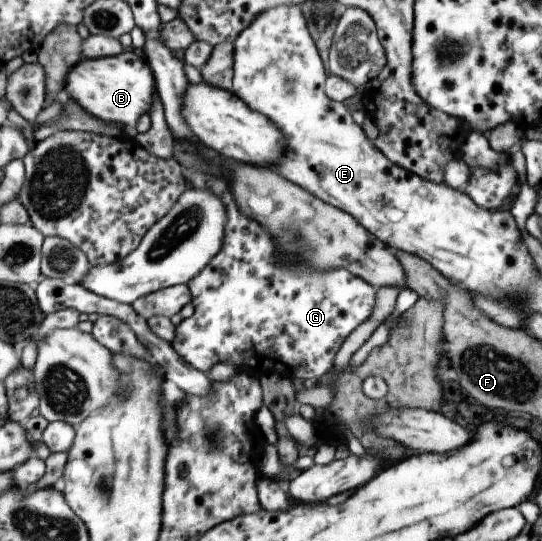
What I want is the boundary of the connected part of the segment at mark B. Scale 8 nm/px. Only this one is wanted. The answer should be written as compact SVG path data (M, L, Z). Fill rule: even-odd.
M123 50L112 57L81 58L64 79L63 90L67 99L80 105L80 109L102 121L122 125L125 137L134 137L134 127L142 114L146 115L154 99L154 78L148 64L135 50Z

